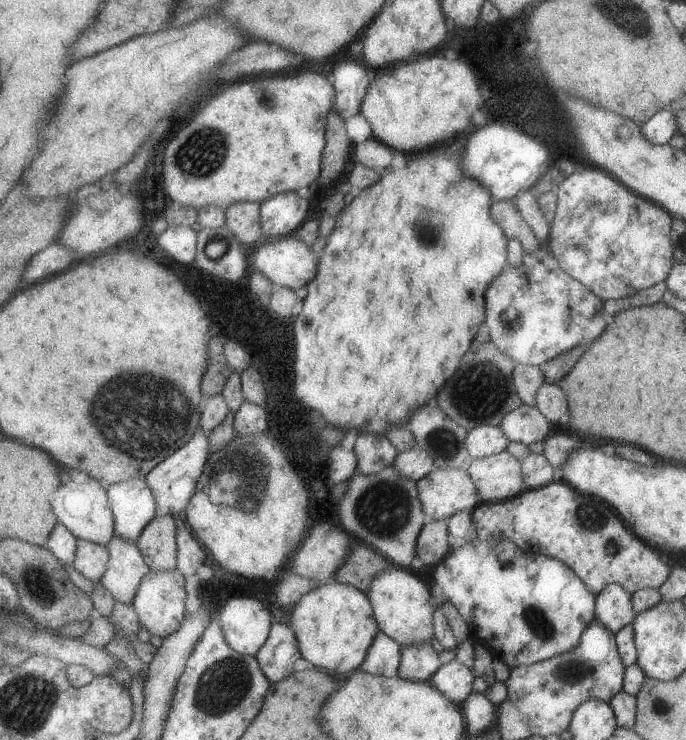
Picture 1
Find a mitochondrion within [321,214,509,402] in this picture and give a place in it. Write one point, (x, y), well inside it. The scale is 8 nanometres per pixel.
(425, 235)

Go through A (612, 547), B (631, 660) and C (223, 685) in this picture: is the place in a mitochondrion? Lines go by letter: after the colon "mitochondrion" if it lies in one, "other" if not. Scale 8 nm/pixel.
A: mitochondrion
B: other
C: mitochondrion

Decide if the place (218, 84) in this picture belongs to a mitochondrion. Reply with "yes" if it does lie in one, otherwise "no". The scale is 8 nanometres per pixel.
no

